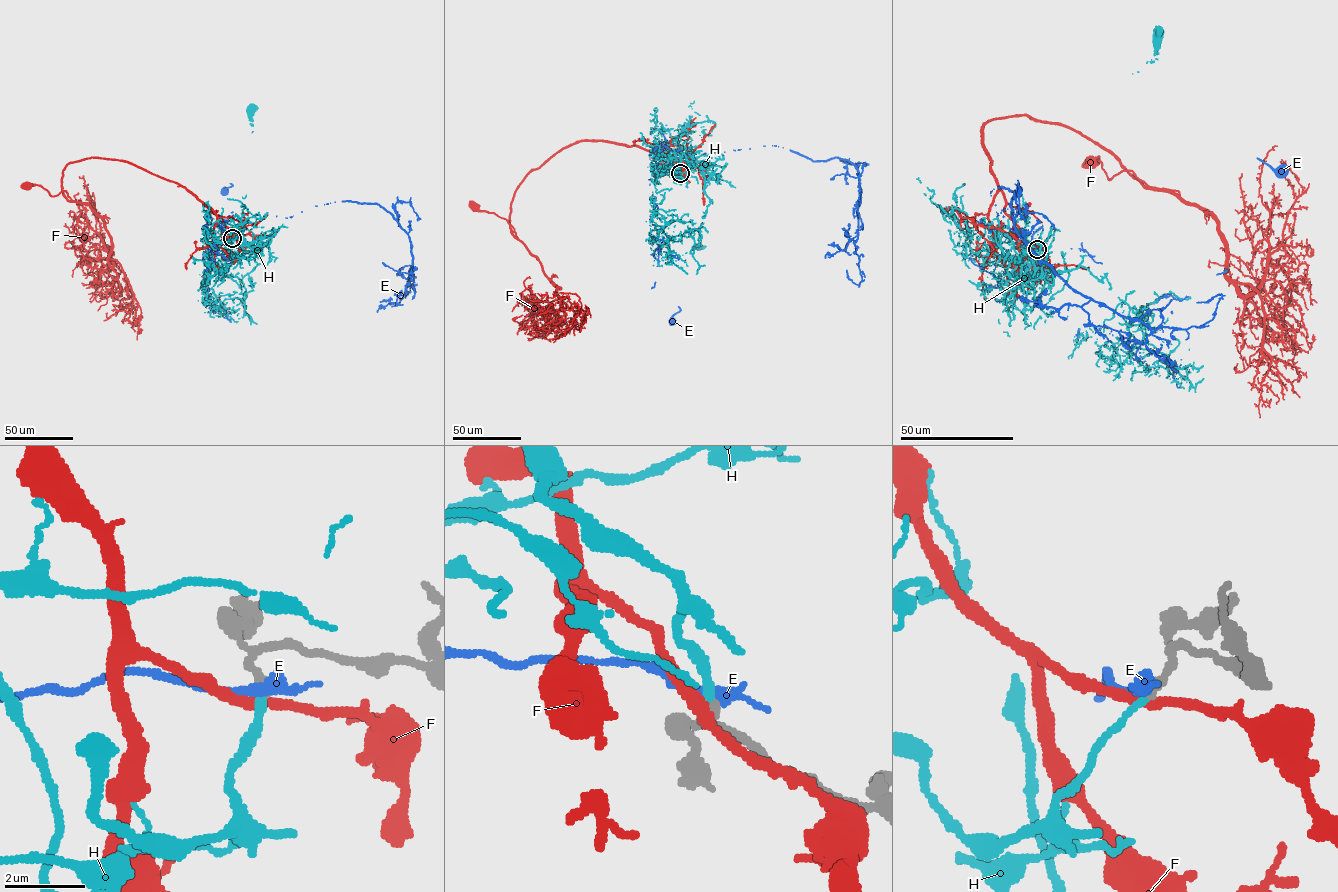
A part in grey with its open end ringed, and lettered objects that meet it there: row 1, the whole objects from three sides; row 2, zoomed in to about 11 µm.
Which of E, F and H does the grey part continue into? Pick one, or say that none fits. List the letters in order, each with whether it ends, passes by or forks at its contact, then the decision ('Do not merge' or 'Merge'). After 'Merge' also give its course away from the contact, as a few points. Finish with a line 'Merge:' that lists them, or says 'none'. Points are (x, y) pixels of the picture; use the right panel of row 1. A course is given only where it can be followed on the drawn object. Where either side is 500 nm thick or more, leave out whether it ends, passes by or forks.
E: It passes by. Do not merge
F: It passes by. Do not merge
H: It ends there. Merge. Its course: (1037, 249), (1021, 263), (1042, 278), (1017, 275), (1026, 255), (1037, 260), (1158, 35)
Merge: H

